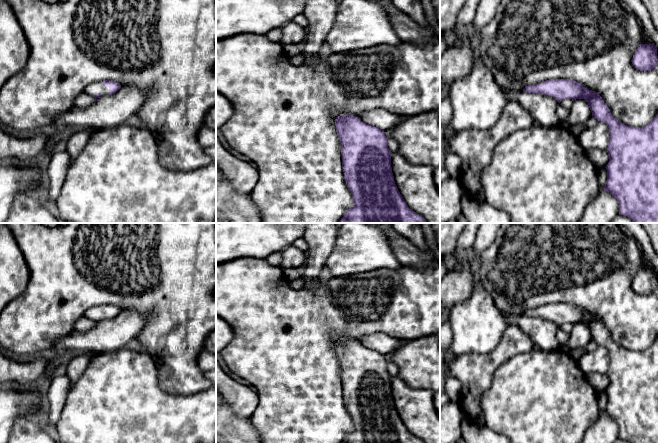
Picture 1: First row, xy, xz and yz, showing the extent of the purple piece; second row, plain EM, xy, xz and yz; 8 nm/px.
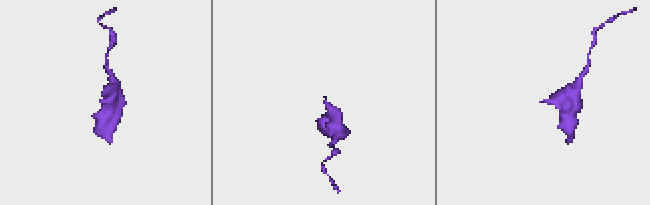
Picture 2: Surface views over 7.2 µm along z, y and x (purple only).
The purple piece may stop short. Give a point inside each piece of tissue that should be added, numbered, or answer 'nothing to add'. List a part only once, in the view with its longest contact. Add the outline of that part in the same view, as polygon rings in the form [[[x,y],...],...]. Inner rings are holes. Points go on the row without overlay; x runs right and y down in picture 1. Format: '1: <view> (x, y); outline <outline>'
1: xy (96, 311); outline [[[101,305],[93,306],[85,312],[85,316],[89,319],[99,318],[100,320],[109,319],[109,311],[103,310]]]

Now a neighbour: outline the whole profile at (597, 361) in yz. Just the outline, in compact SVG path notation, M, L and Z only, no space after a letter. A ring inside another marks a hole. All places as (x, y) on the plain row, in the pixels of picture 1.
M598 345L592 352L585 353L579 360L580 369L586 374L606 374L609 368L610 357L607 348Z

